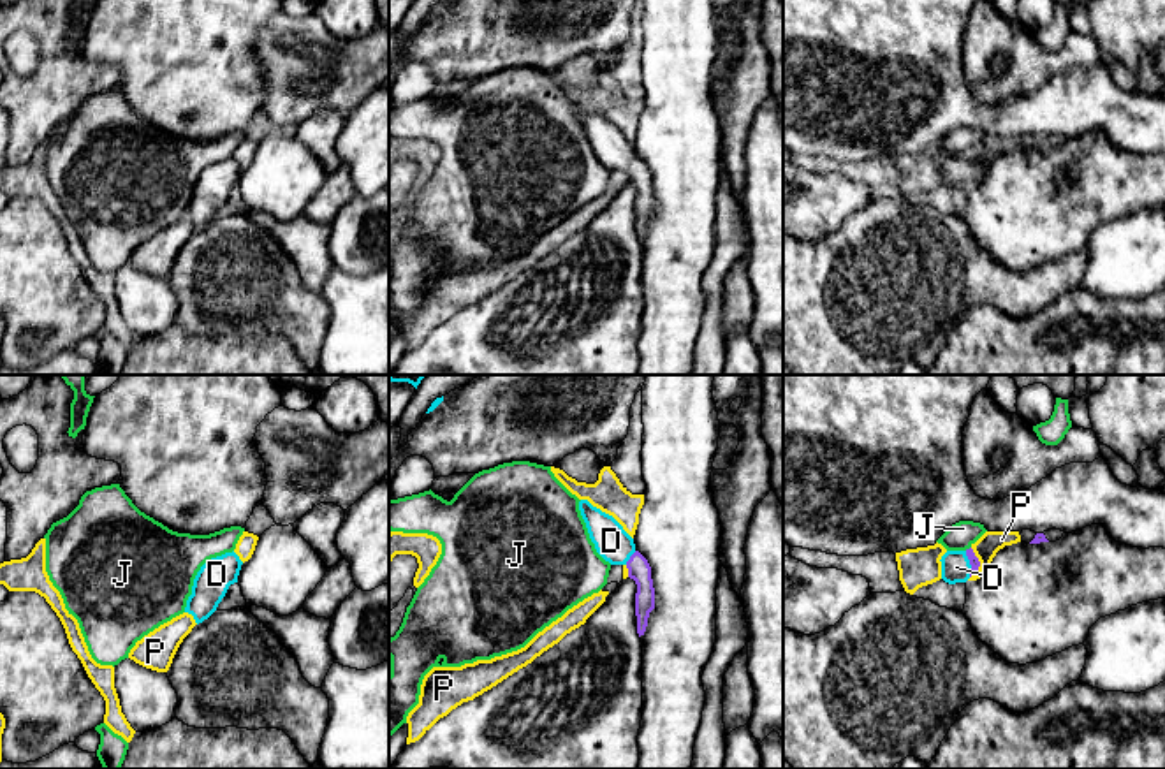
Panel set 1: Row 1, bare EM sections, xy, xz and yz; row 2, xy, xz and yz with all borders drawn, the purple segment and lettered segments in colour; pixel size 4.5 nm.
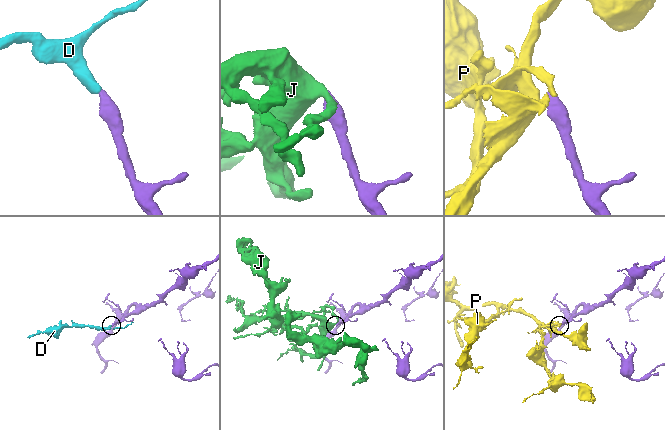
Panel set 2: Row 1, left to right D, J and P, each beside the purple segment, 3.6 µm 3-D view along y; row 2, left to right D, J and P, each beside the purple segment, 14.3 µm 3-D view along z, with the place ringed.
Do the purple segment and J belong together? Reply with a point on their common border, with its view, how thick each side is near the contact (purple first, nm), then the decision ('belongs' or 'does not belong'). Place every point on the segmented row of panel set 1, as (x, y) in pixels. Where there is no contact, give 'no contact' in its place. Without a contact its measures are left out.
contact yz (967, 549); calibres 50 and 130 nm; does not belong

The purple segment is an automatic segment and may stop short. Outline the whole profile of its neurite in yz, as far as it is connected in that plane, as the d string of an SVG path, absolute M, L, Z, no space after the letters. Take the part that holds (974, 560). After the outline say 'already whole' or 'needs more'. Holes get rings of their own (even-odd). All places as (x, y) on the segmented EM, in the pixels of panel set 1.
M973 549L947 551L942 556L942 579L949 584L966 582L980 567Z | needs more

